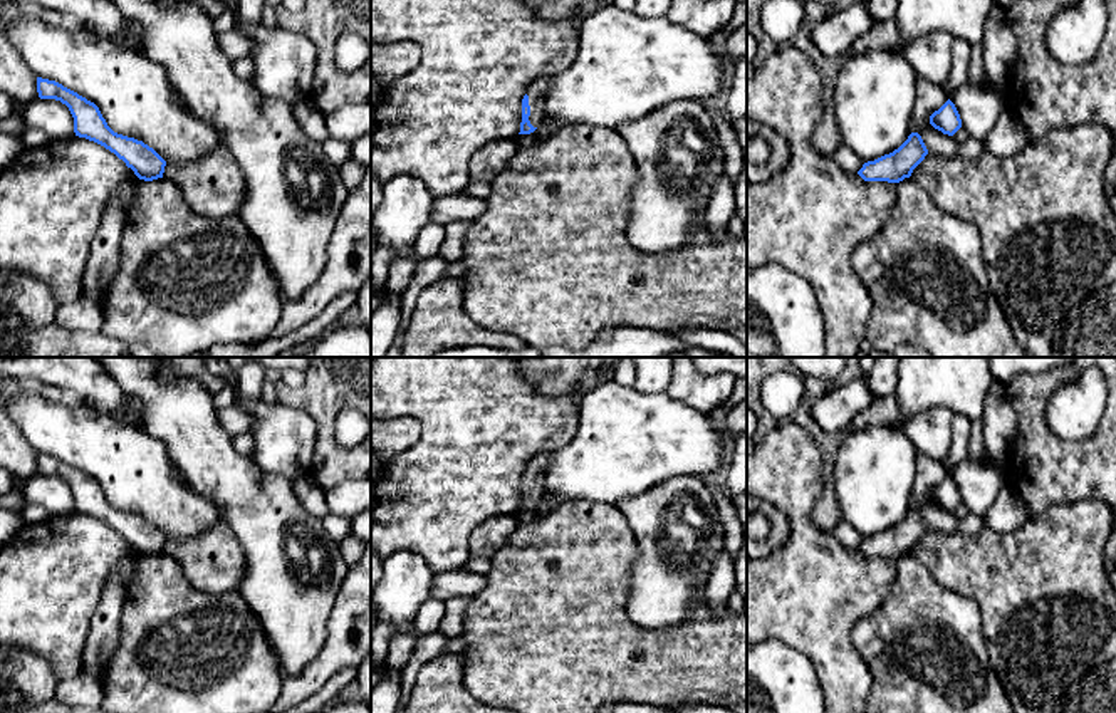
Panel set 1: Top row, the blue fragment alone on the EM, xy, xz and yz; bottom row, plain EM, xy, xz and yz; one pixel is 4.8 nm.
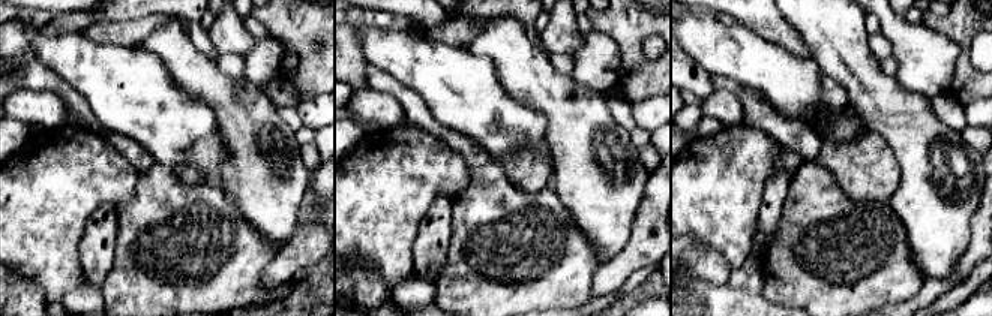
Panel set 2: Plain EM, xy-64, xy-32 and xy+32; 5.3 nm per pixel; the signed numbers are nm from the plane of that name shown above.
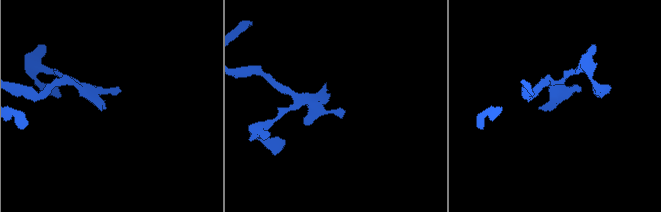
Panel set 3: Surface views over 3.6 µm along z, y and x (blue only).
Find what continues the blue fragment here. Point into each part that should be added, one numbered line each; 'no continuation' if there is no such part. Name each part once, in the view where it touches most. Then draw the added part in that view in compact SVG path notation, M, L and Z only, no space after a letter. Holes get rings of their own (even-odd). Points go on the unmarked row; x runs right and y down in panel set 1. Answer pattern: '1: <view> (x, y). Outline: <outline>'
1: xz (536, 468). Outline: M552 451L540 453L532 458L532 461L527 466L529 471L529 481L530 481L530 492L529 497L534 503L537 503L545 495L545 468L552 456Z

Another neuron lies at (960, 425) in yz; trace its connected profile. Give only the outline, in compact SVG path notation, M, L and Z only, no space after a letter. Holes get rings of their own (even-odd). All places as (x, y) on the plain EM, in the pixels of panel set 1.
M953 413L952 446L947 458L943 460L943 465L948 473L968 456L970 429L972 419L965 414Z

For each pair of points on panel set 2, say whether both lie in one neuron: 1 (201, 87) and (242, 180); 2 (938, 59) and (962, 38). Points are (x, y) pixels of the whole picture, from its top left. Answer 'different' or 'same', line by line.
1: same
2: different

